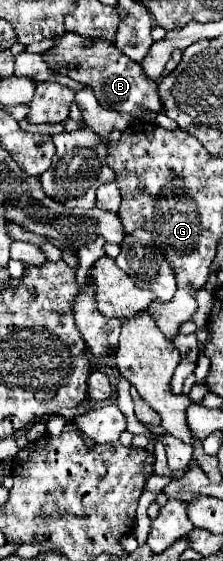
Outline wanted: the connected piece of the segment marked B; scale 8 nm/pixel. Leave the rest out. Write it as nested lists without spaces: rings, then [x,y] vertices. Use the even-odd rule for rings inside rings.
[[[65,33],[55,37],[55,45],[41,53],[43,61],[49,69],[53,69],[59,75],[67,75],[73,81],[79,81],[83,85],[91,85],[97,93],[99,103],[105,107],[113,107],[115,111],[123,111],[129,115],[139,115],[145,109],[161,111],[161,101],[157,95],[157,83],[145,77],[139,63],[133,63],[131,59],[125,59],[121,51],[113,43],[105,43],[105,39],[91,39],[75,33]],[[67,65],[77,65],[75,69],[69,69]]]

